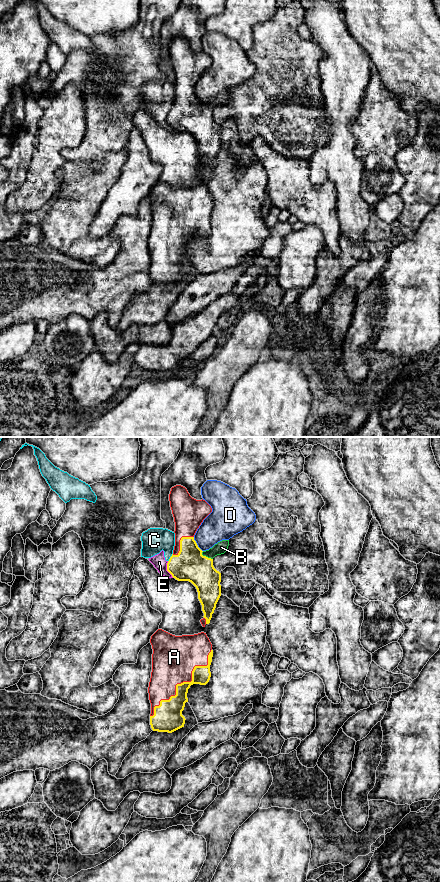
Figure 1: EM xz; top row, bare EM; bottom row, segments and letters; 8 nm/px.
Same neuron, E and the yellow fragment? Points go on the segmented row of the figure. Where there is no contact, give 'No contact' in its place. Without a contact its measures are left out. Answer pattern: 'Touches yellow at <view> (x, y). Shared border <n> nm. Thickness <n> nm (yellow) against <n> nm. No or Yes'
Touches yellow at xz (167, 569). Shared border 140 nm. Thickness 260 nm (yellow) against 110 nm. No

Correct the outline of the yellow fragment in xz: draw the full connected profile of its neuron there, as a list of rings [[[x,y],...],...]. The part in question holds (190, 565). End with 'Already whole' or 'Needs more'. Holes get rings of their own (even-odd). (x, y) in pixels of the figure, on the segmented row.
[[[181,485],[171,488],[169,501],[175,522],[175,546],[167,571],[176,580],[189,581],[196,587],[204,613],[200,622],[205,627],[221,596],[221,573],[214,568],[213,559],[202,555],[194,535],[212,508],[205,500],[192,498]]]. Needs more

